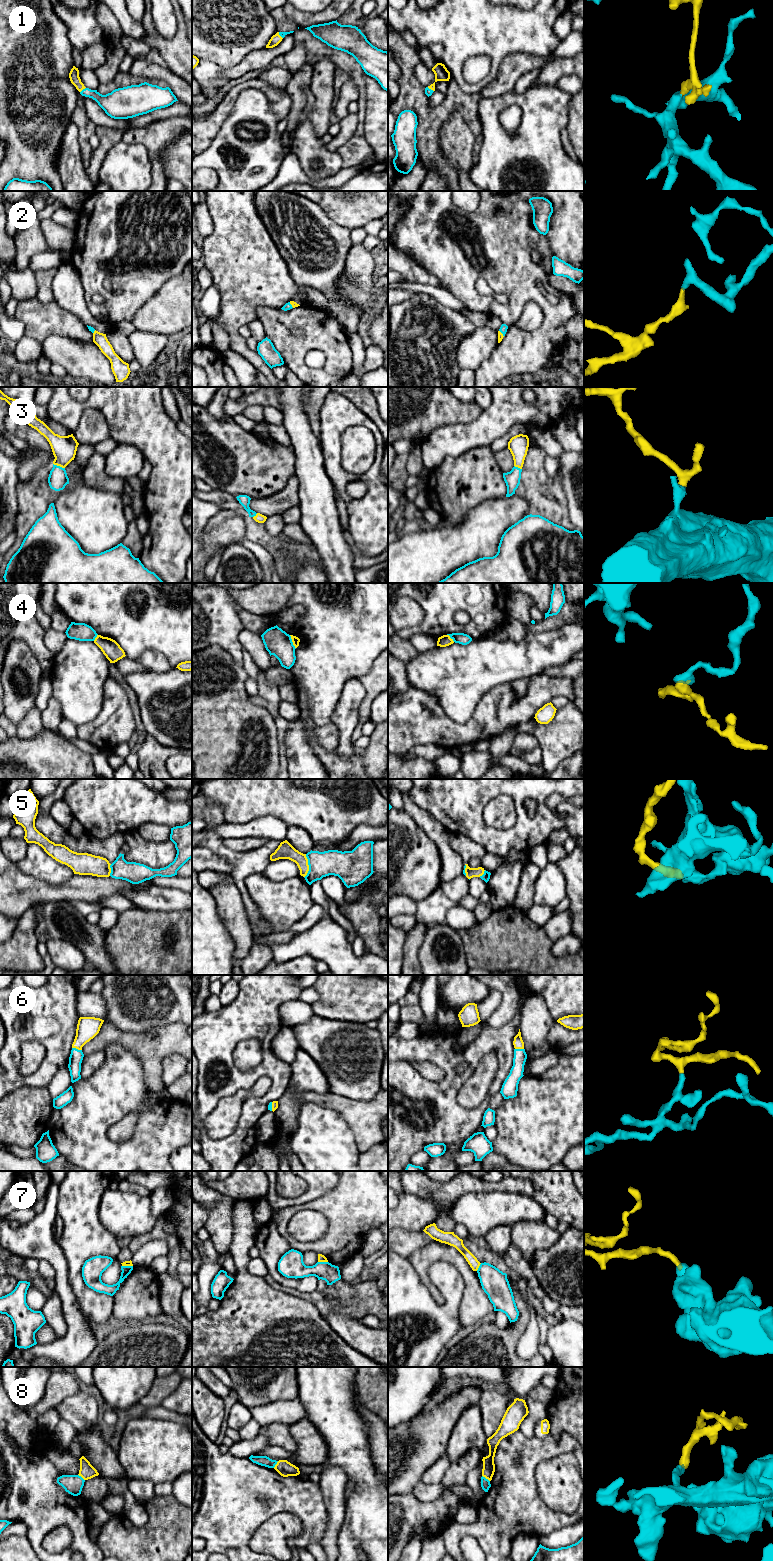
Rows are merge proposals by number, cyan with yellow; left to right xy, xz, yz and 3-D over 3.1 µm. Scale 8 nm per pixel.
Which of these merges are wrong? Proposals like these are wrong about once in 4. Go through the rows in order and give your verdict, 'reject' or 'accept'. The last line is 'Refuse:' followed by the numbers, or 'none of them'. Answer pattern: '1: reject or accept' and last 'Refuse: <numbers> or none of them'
1: accept
2: accept
3: accept
4: reject
5: accept
6: accept
7: reject
8: reject
Refuse: 4, 7, 8

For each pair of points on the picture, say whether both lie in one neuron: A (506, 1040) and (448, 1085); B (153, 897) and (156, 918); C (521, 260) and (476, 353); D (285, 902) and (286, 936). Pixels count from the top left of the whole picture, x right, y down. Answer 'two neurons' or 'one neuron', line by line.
A: one neuron
B: two neurons
C: two neurons
D: two neurons

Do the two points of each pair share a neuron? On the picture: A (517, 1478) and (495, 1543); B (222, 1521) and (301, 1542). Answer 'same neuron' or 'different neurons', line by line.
A: same neuron
B: same neuron

